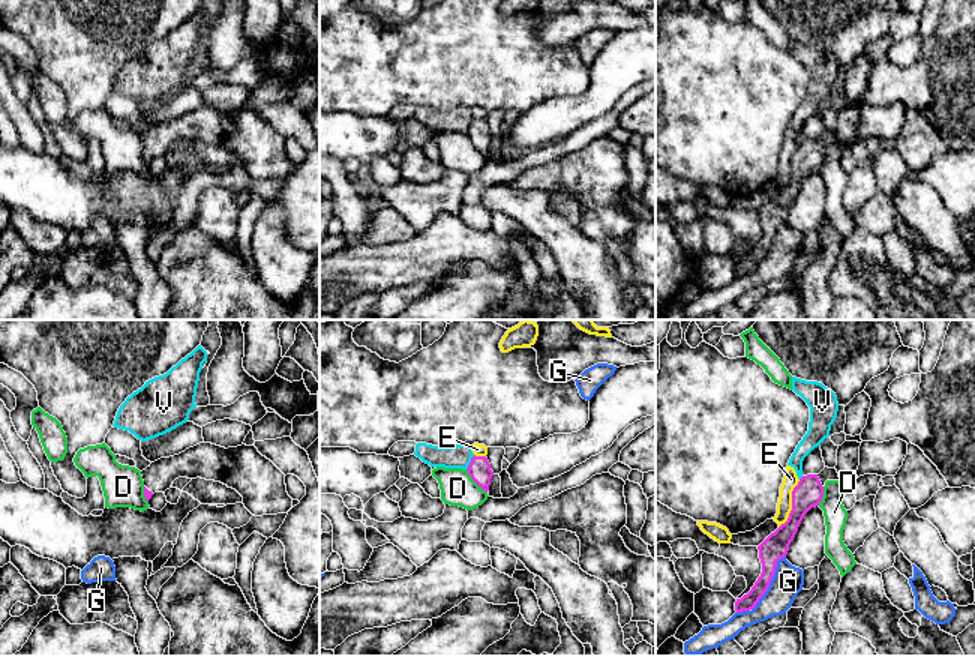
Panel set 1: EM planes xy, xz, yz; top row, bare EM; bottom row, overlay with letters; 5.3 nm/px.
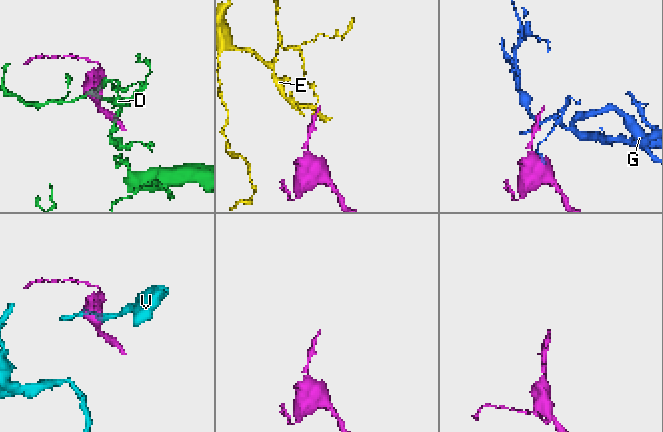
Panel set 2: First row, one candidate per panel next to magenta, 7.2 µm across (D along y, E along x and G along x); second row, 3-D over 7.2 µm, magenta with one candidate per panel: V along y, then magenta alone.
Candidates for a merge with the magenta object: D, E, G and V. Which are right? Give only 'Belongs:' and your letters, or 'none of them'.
Belongs: none of them

